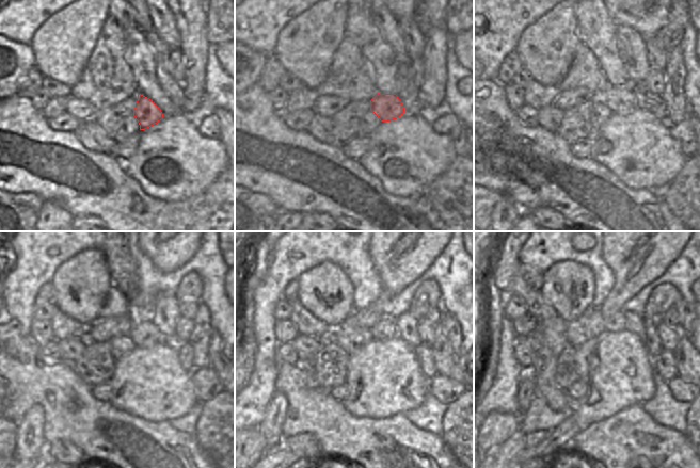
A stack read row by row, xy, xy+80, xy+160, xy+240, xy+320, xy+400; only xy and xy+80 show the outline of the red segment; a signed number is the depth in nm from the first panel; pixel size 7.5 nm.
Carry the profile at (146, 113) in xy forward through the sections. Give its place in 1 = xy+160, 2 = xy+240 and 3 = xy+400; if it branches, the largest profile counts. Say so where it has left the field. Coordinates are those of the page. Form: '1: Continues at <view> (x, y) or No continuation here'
1: Continues at xy+160 (621, 100)
2: Continues at xy+240 (144, 334)
3: Continues at xy+400 (616, 322)

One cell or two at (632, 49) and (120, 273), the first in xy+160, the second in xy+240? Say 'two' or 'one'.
two

